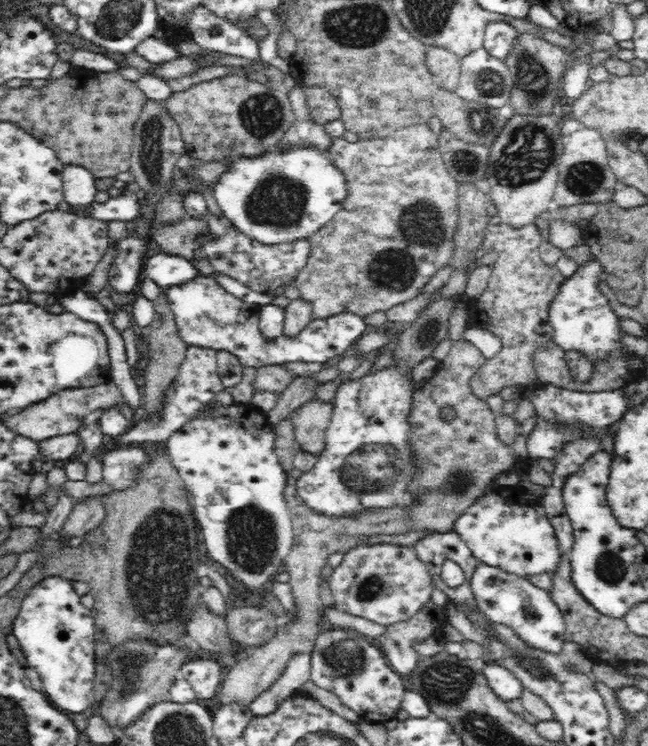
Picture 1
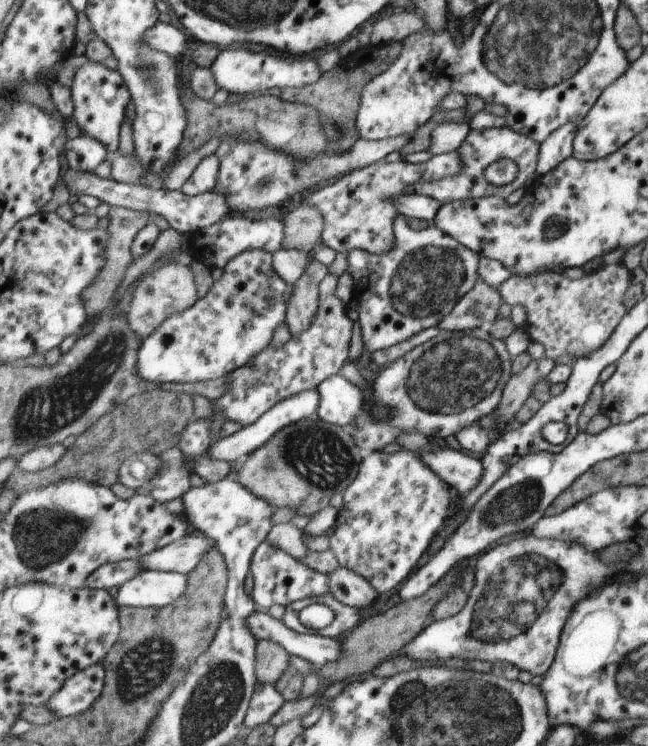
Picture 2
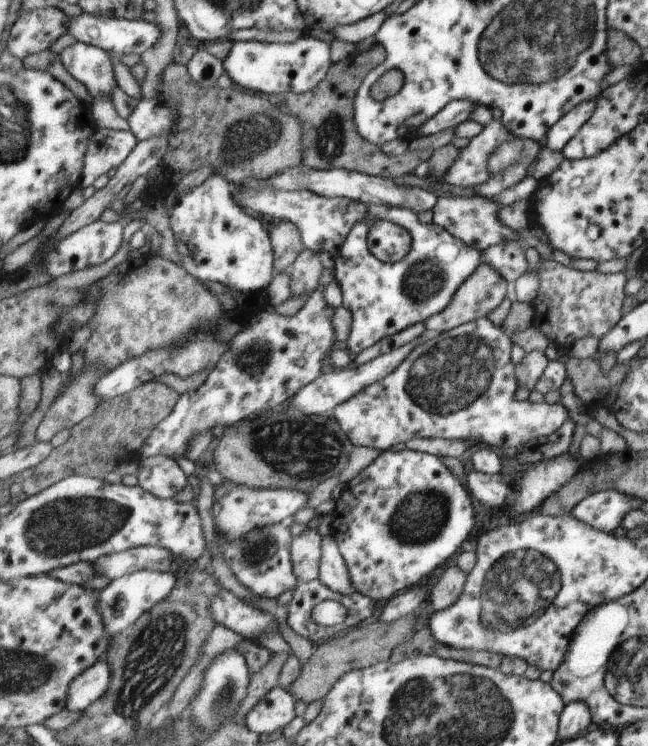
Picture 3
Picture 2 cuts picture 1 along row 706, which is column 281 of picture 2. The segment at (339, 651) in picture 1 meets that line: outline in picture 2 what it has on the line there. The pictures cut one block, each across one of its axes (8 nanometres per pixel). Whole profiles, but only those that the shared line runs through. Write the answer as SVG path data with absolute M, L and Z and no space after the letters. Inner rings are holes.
M330 273L321 284L321 305L312 328L302 336L294 337L279 350L269 346L250 364L230 374L233 378L231 388L218 401L212 402L213 410L222 408L226 420L233 420L243 427L257 423L278 403L290 399L304 391L318 389L318 386L346 366L350 338L352 338L352 320L346 316L346 303L334 292L338 277Z

